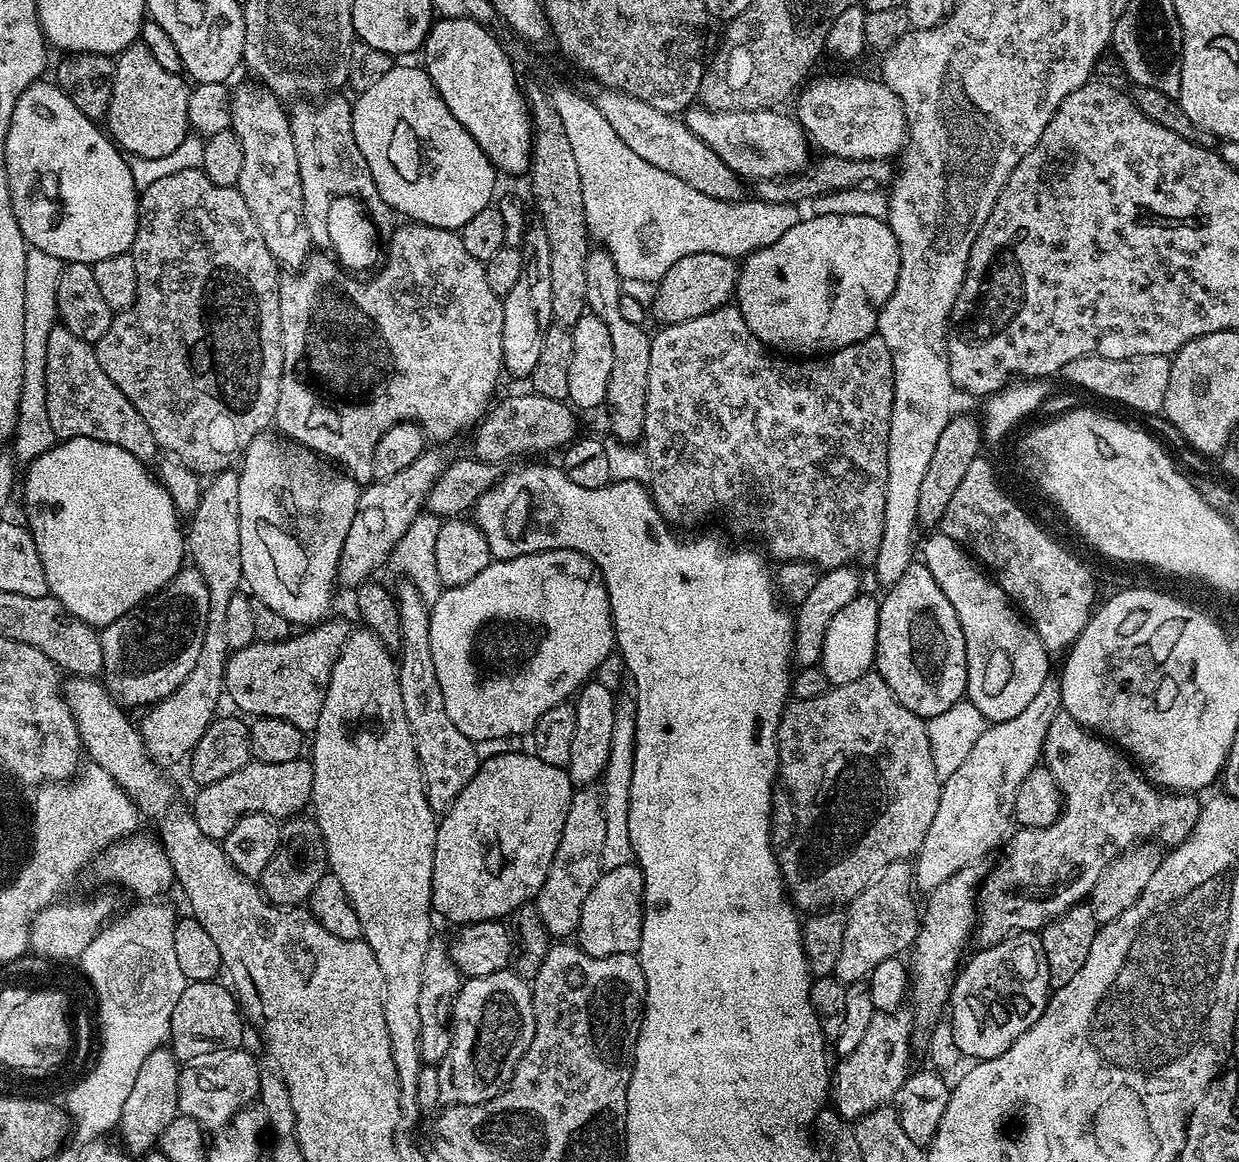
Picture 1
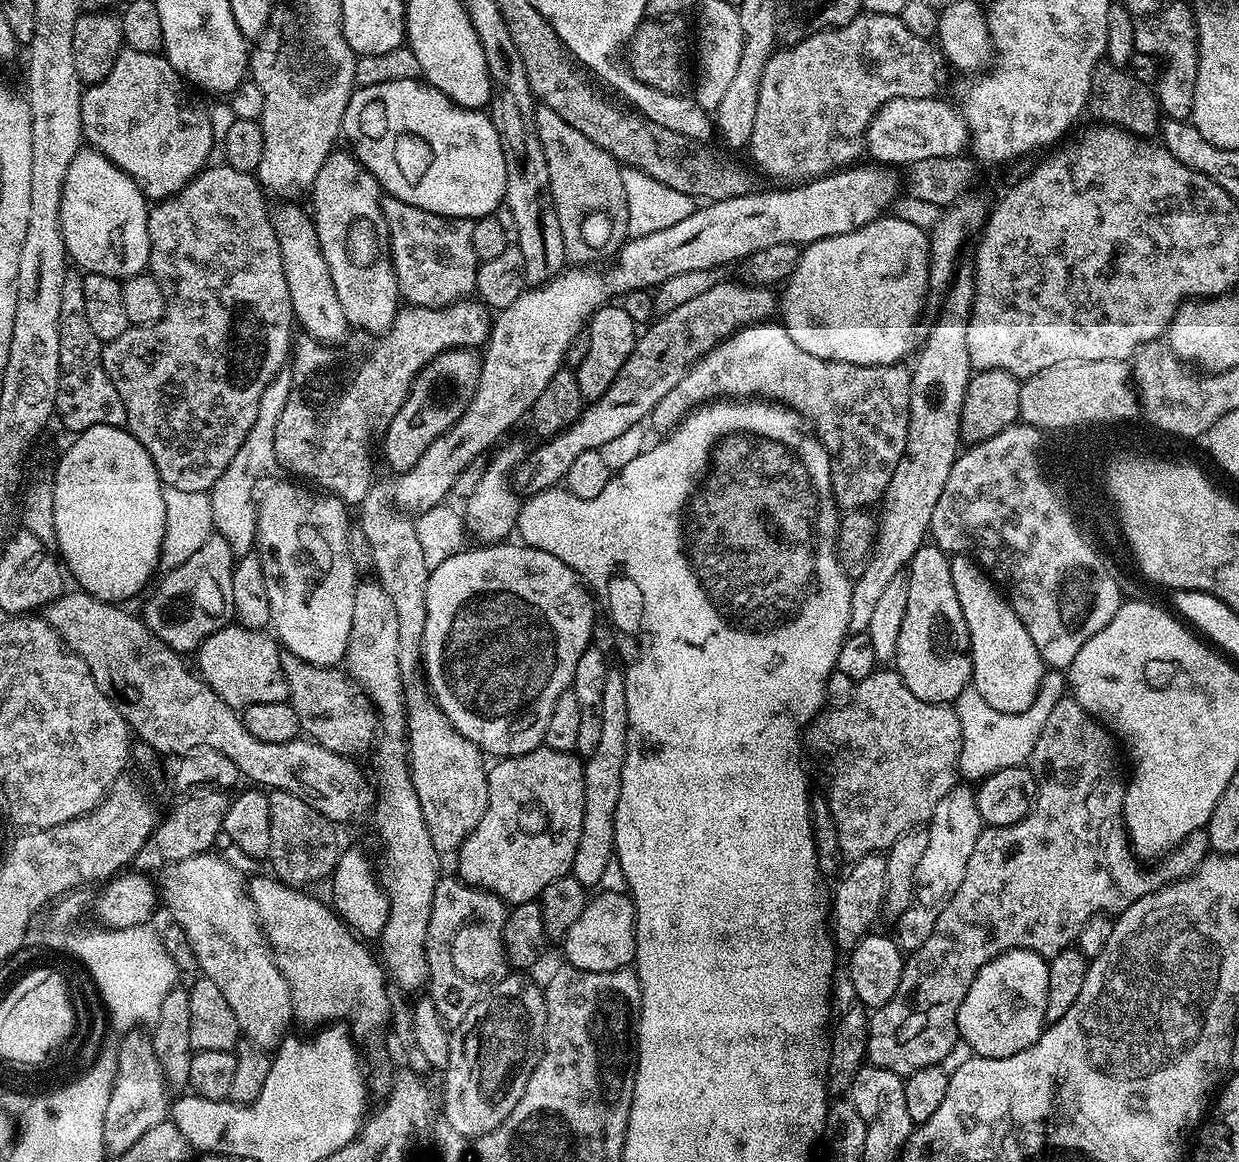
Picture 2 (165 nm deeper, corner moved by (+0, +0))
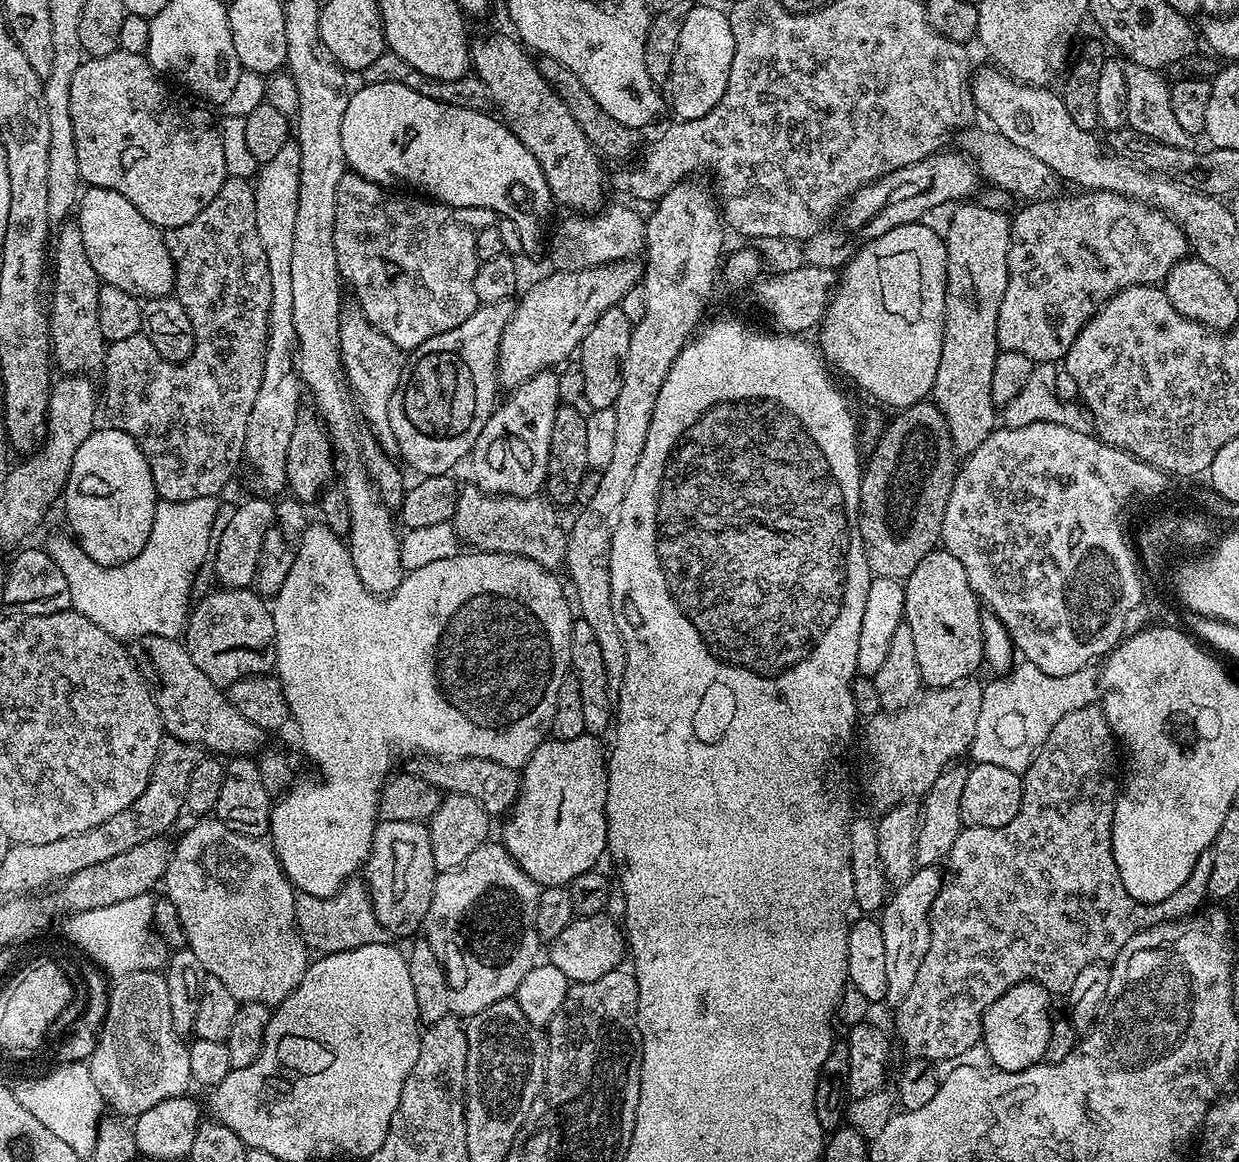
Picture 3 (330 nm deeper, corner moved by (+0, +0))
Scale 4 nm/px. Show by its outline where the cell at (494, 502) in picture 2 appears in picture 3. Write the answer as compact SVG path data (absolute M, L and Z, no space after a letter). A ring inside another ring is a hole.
M555 371L539 372L534 378L518 386L508 401L501 403L492 417L482 426L478 442L472 447L470 463L476 487L491 496L534 496L545 487L548 478L548 462L552 459L552 431L557 408L561 407L559 398L559 378Z

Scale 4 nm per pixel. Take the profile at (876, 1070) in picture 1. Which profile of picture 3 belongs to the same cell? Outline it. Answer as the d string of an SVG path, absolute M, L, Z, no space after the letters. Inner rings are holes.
M1088 704L1082 710L1070 710L1070 714L1066 714L1066 718L1058 718L1058 722L1054 722L1054 730L1050 730L1046 742L1040 745L1030 766L1022 773L1024 797L1020 812L1014 814L1012 821L1001 828L961 827L958 838L954 838L954 846L946 854L947 879L943 881L938 898L934 898L930 950L926 950L926 958L922 958L922 966L918 966L918 978L914 978L914 986L910 986L910 994L906 994L906 998L902 998L902 1002L895 1005L894 1008L896 1032L900 1035L900 1044L904 1047L905 1057L933 1062L954 1058L956 1054L965 1052L970 1046L981 1043L986 1010L991 1004L998 1002L998 998L1002 998L1002 994L1006 994L1006 990L1010 990L1015 984L1020 984L1023 980L1033 980L1034 983L1041 984L1049 994L1056 994L1056 992L1066 994L1074 986L1074 978L1078 978L1078 974L1082 974L1082 970L1086 970L1088 964L1115 960L1116 955L1122 950L1122 946L1126 946L1126 942L1130 942L1130 938L1134 938L1134 934L1155 924L1162 924L1165 920L1182 920L1186 916L1193 915L1205 903L1203 900L1206 900L1208 896L1210 869L1214 866L1211 851L1202 853L1190 878L1186 878L1186 882L1182 882L1182 886L1178 886L1178 890L1174 890L1174 894L1170 894L1170 898L1157 904L1143 904L1130 898L1130 894L1126 894L1112 853L1112 823L1118 795L1116 752L1118 753L1118 741L1113 736L1100 707L1096 704Z

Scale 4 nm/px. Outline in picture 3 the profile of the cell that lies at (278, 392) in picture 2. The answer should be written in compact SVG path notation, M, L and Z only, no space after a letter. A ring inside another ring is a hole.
M295 142L284 144L270 162L259 165L254 177L254 219L258 221L258 238L262 238L262 250L266 253L266 270L270 270L270 318L262 382L258 386L258 398L254 398L254 410L250 410L250 422L246 422L244 460L252 467L253 482L268 492L285 491L286 450L290 450L294 426L302 415L302 385L296 370L296 347L300 343L294 330L293 293L294 222L298 218L299 185L300 148Z

